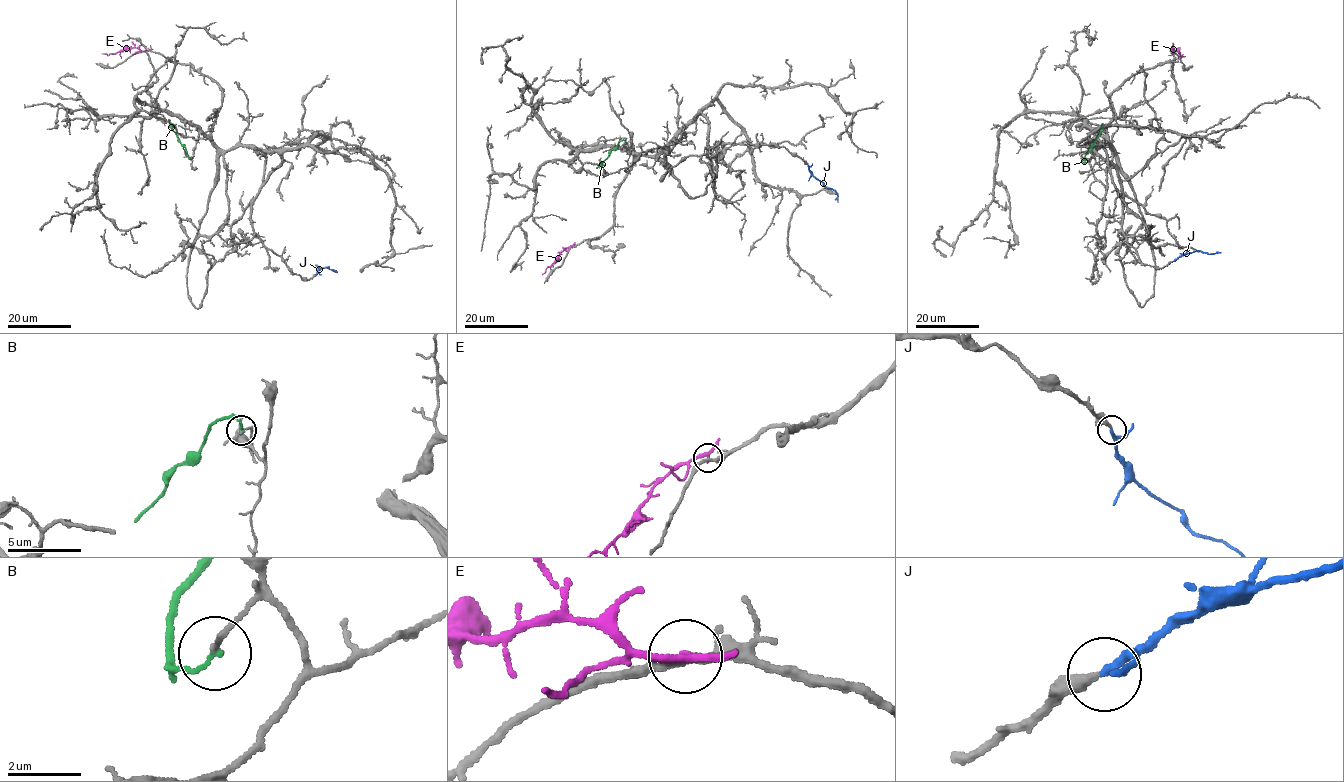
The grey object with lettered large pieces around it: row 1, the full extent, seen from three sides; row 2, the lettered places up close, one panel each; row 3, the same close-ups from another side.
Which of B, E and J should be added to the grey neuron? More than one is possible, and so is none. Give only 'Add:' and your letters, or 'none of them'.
Add: J

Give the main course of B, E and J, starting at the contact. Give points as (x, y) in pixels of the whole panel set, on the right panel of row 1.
B: (1088, 160), (1085, 162), (1084, 155), (1103, 123)
E: (1172, 51), (1172, 49), (1177, 50), (1180, 57), (1185, 56)
J: (1173, 261), (1194, 251), (1221, 252)

